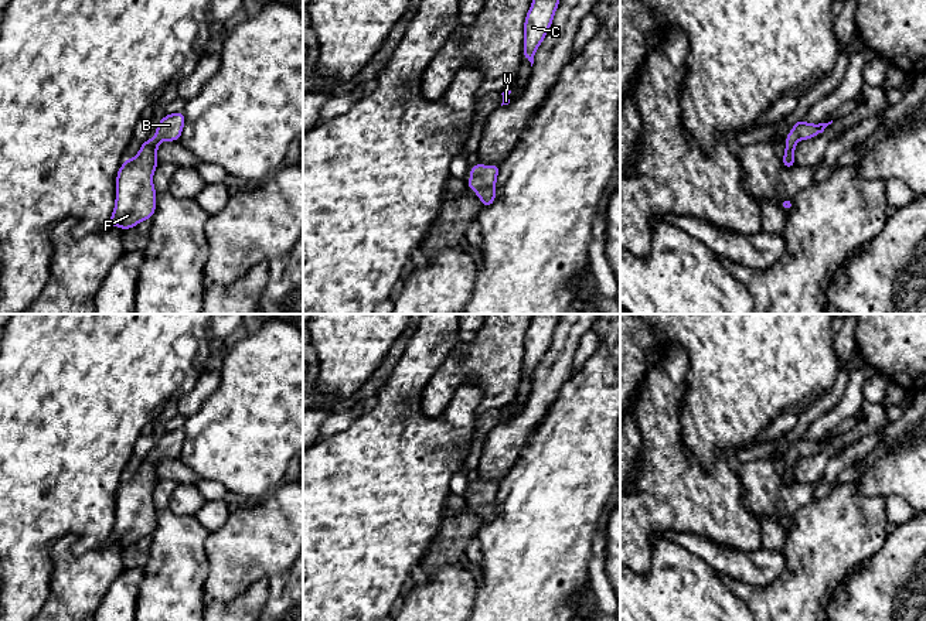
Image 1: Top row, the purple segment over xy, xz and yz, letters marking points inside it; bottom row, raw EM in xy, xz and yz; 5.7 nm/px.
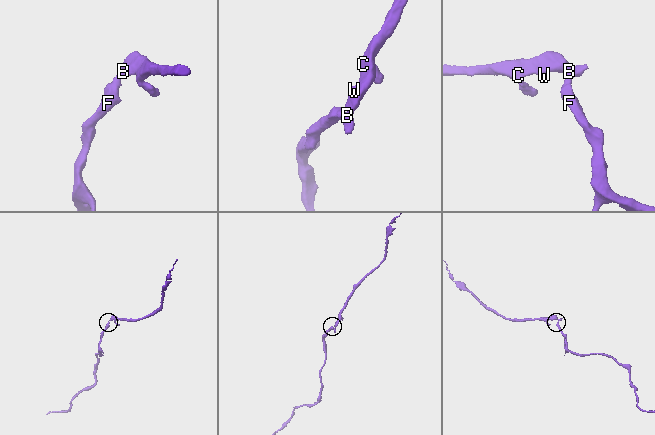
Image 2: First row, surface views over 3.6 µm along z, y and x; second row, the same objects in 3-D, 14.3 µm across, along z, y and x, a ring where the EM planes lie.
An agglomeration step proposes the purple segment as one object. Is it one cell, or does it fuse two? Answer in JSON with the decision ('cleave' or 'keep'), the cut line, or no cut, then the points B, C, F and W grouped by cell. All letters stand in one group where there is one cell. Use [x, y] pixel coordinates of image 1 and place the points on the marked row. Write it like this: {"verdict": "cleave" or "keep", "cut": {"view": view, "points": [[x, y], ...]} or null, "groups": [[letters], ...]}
{"verdict": "keep", "cut": null, "groups": [["B", "C", "F", "W"]]}

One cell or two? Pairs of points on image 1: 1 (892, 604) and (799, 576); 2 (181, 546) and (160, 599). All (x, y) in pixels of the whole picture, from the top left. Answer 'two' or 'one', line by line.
1: two
2: one

